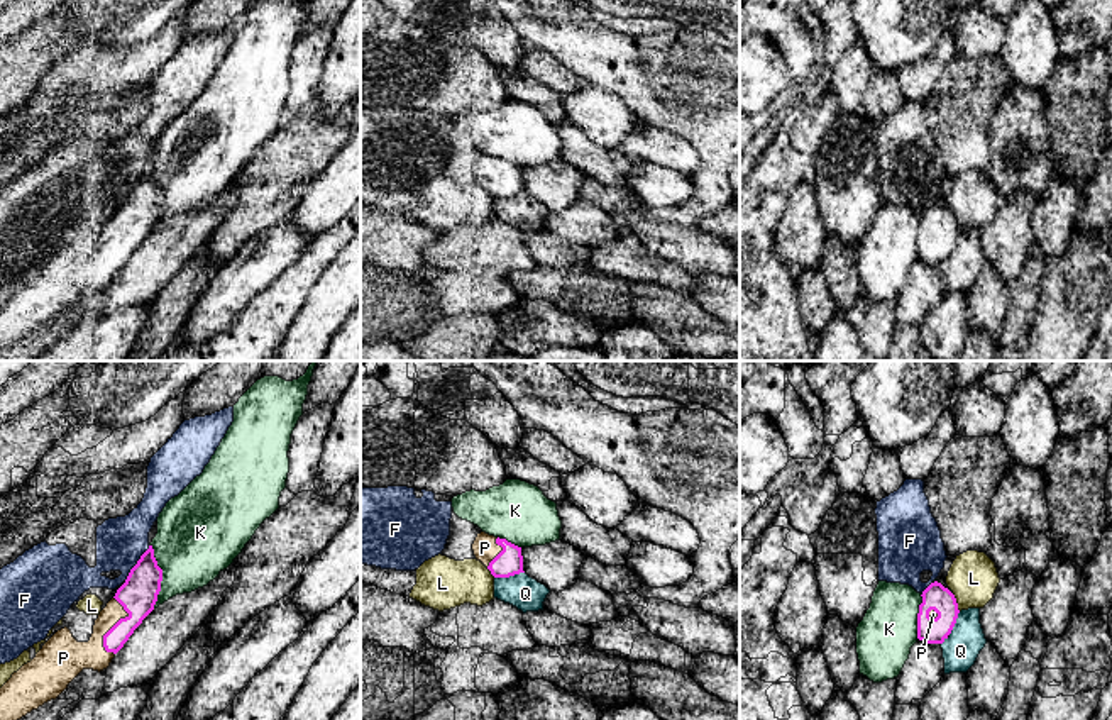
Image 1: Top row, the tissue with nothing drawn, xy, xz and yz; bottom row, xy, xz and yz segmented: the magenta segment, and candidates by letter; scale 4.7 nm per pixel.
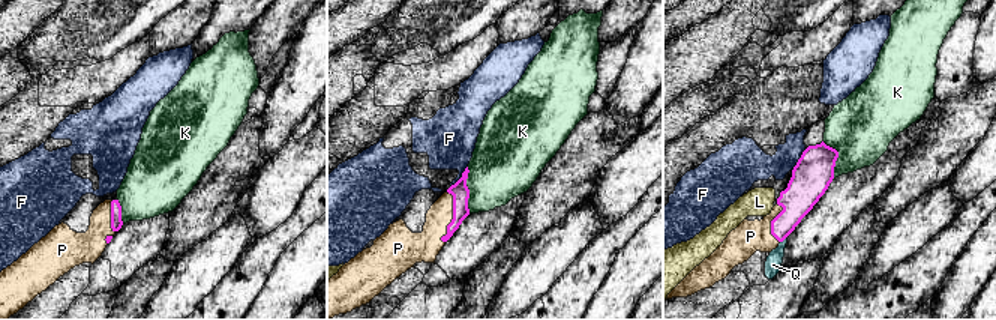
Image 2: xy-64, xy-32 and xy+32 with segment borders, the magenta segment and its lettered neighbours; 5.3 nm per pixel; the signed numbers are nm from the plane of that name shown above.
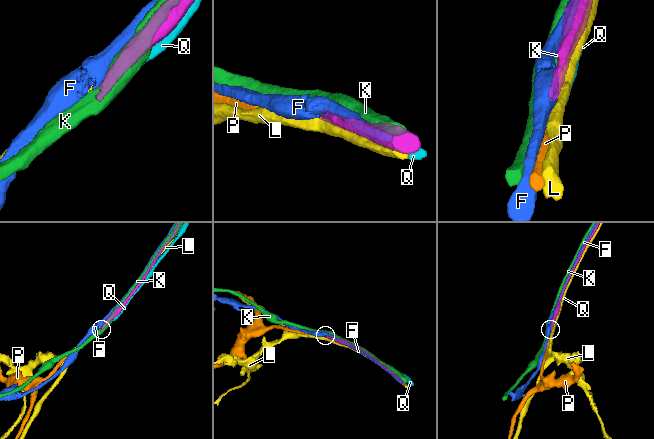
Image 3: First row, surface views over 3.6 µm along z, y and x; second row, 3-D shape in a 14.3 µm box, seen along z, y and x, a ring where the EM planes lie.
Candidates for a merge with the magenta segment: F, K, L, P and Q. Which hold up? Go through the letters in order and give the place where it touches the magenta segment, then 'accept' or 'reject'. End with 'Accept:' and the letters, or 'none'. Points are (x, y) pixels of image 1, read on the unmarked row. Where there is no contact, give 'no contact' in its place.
F: meets magenta in xy at (137, 183); reject
K: meets magenta in xy at (161, 197); reject
L: meets magenta in yz at (955, 222); reject
P: meets magenta in xy at (112, 248); accept
Q: meets magenta in xz at (508, 197); reject
Accept: P

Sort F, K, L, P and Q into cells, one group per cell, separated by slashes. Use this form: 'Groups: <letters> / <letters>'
Groups: F / K / L / P / Q

